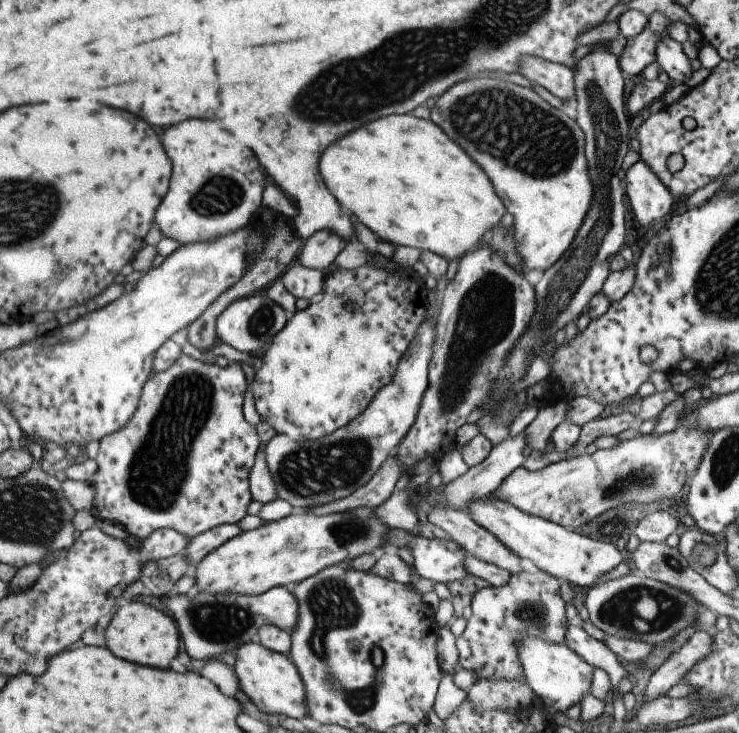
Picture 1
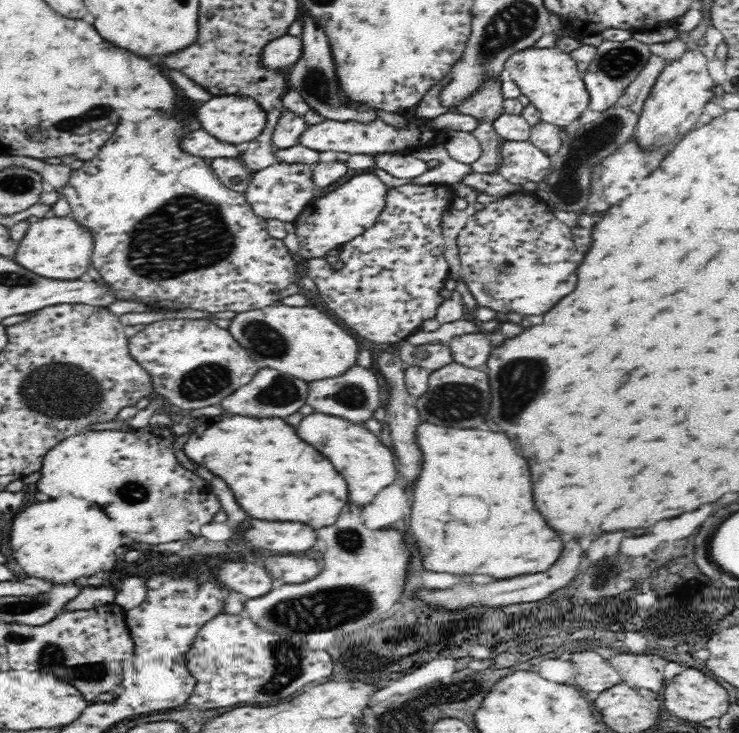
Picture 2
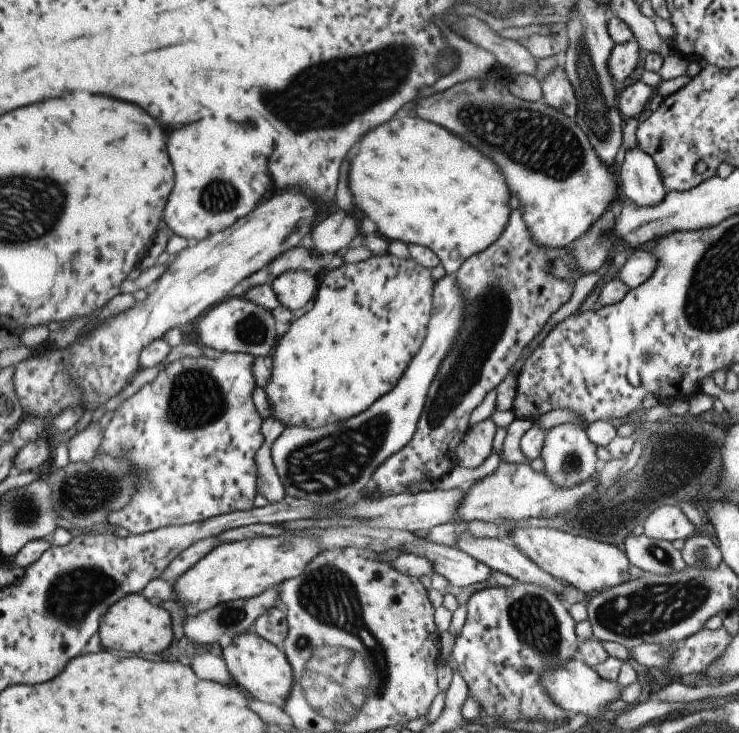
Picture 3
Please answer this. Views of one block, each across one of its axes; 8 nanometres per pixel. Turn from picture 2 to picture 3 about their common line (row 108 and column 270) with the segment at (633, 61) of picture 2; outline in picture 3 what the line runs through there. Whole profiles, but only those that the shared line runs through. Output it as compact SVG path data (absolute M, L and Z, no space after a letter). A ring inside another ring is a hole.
M268 589L265 592L261 592L258 596L249 599L231 600L226 603L215 604L213 608L201 610L195 616L185 616L182 622L183 637L188 642L202 646L218 642L220 646L226 647L235 636L239 636L243 632L249 632L249 626L259 616L263 616L263 612L267 612L269 608L277 607L278 603L280 601L277 590Z

